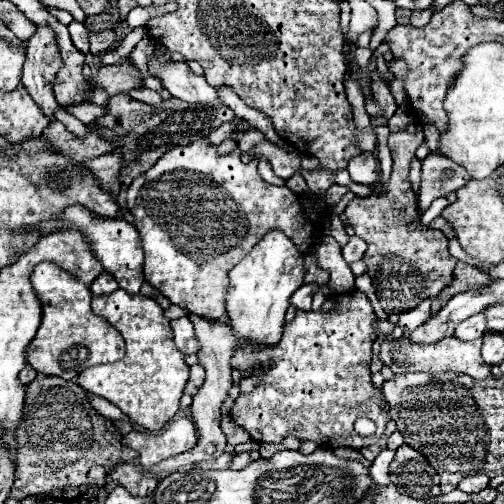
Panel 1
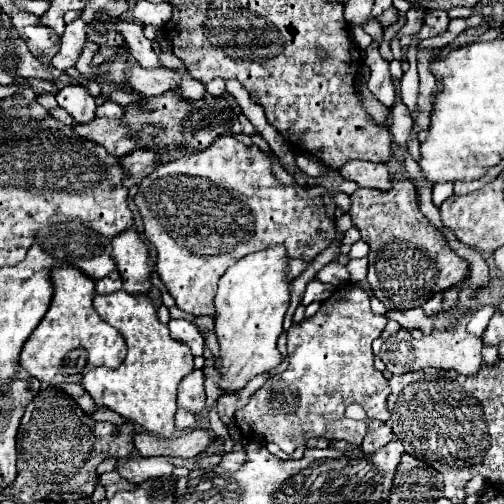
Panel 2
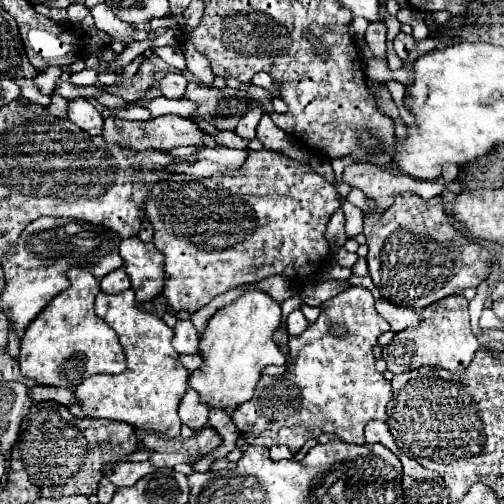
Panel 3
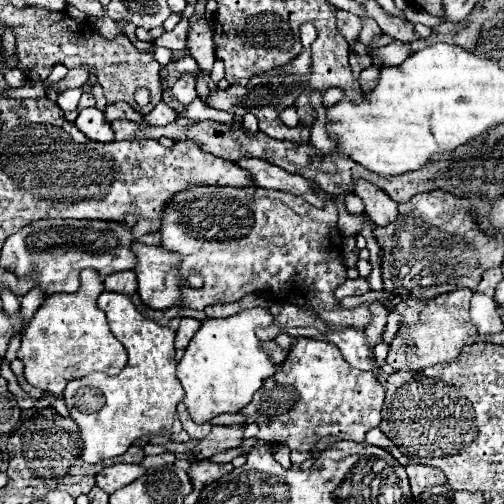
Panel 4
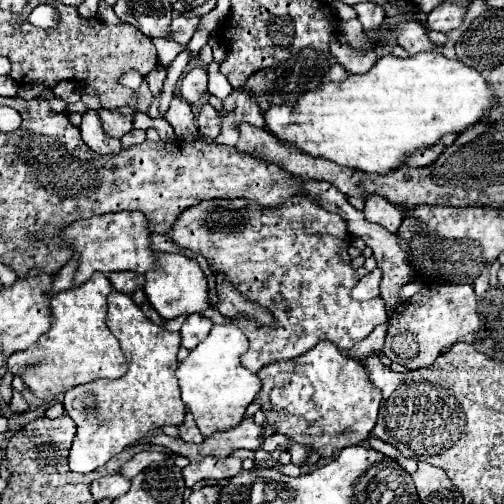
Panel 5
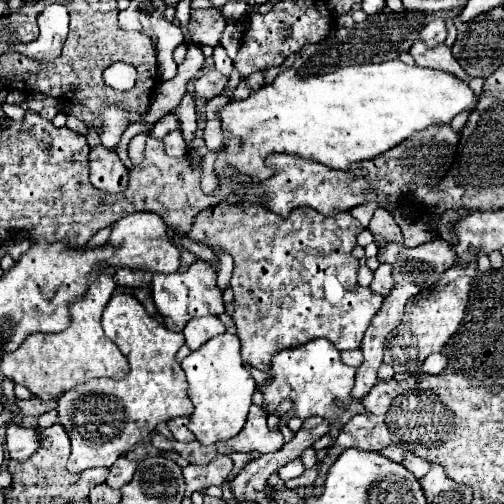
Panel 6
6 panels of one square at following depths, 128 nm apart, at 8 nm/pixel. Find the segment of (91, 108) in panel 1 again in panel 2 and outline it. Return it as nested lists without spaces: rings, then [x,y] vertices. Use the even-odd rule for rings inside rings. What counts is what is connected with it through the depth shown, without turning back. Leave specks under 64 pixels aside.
[[[108,100],[96,108],[98,118],[122,118],[122,112],[124,112],[122,106],[118,106],[114,102],[108,102]]]

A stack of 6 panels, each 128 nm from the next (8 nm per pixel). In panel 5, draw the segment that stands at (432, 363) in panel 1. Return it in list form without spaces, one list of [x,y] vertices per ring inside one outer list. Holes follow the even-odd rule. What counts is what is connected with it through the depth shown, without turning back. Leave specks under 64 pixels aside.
[[[434,284],[432,288],[422,288],[412,298],[398,304],[388,324],[390,328],[382,352],[408,370],[428,368],[444,348],[454,346],[464,334],[480,330],[474,288],[470,284]]]

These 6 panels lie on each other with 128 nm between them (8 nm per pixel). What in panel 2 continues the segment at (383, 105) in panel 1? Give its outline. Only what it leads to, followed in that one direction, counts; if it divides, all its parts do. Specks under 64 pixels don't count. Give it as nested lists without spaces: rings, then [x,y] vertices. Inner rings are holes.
[[[370,44],[366,48],[366,54],[364,54],[364,62],[368,64],[370,68],[370,80],[368,80],[368,88],[370,92],[384,104],[394,104],[394,86],[392,86],[392,76],[390,76],[390,70],[388,70],[388,62],[378,54],[378,46],[376,44]]]

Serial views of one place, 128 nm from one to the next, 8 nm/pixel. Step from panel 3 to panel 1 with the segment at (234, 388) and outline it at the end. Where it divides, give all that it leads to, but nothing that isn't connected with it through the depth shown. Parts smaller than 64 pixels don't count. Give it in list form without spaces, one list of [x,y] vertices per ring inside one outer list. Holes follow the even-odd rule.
[[[268,230],[258,244],[230,270],[230,290],[226,298],[226,314],[240,342],[252,340],[258,344],[276,344],[282,336],[284,314],[290,306],[290,296],[304,284],[304,256],[296,244],[280,230]]]

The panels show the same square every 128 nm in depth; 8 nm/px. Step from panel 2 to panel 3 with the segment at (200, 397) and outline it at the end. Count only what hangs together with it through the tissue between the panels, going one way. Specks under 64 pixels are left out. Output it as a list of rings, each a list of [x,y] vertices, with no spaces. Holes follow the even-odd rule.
[[[188,388],[188,392],[184,394],[178,414],[180,414],[180,420],[194,430],[204,428],[204,424],[208,422],[208,406],[204,406],[204,402],[200,400],[200,394],[192,388]]]

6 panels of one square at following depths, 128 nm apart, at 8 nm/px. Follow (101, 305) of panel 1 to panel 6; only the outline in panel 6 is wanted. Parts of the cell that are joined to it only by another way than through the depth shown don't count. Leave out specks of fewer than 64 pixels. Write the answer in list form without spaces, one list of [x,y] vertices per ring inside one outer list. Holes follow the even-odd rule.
[[[114,294],[102,314],[102,328],[108,338],[126,354],[130,362],[130,372],[124,380],[96,378],[88,380],[68,392],[58,400],[60,424],[66,428],[72,440],[72,454],[66,468],[74,474],[86,468],[112,466],[116,458],[126,454],[136,442],[144,440],[156,424],[168,422],[176,416],[190,416],[194,406],[186,394],[186,374],[176,362],[176,352],[184,344],[182,332],[172,332],[158,324],[146,314],[144,306],[128,294]],[[80,400],[90,400],[90,408],[76,408]],[[106,400],[114,400],[116,410],[106,406]]]

